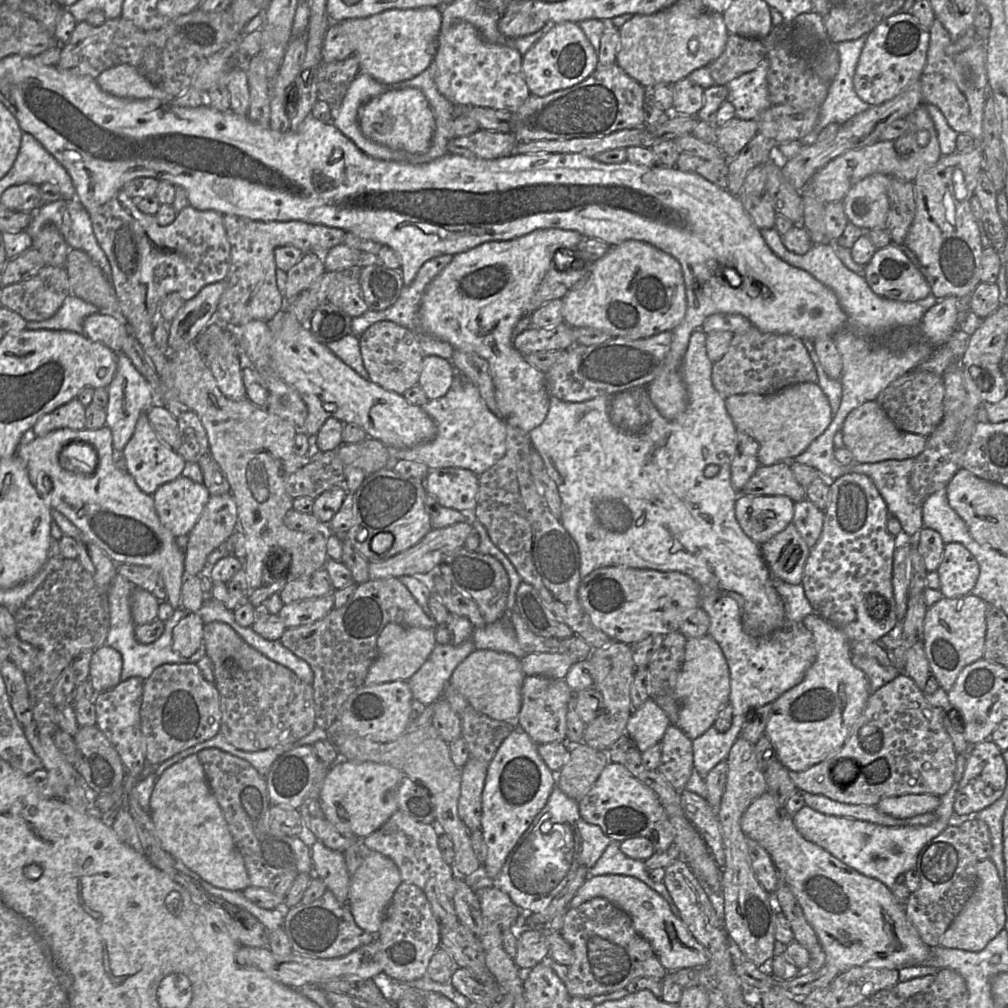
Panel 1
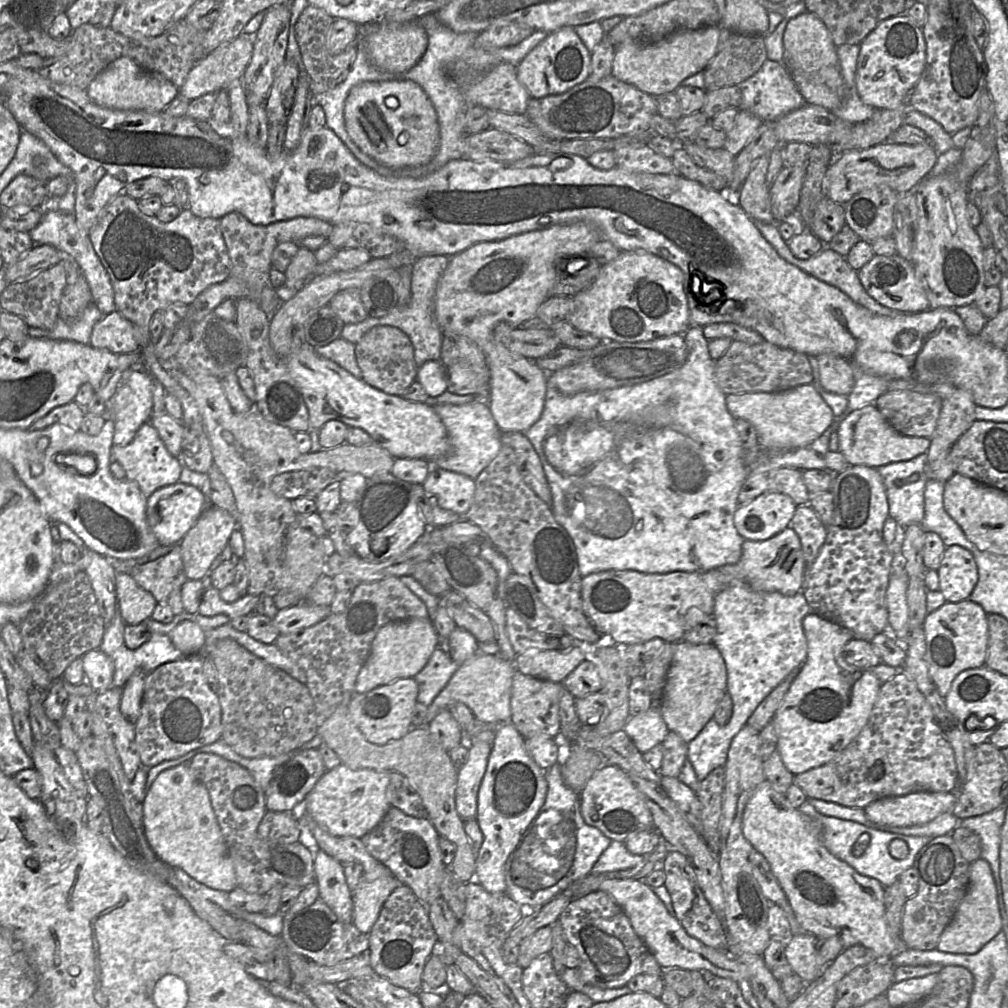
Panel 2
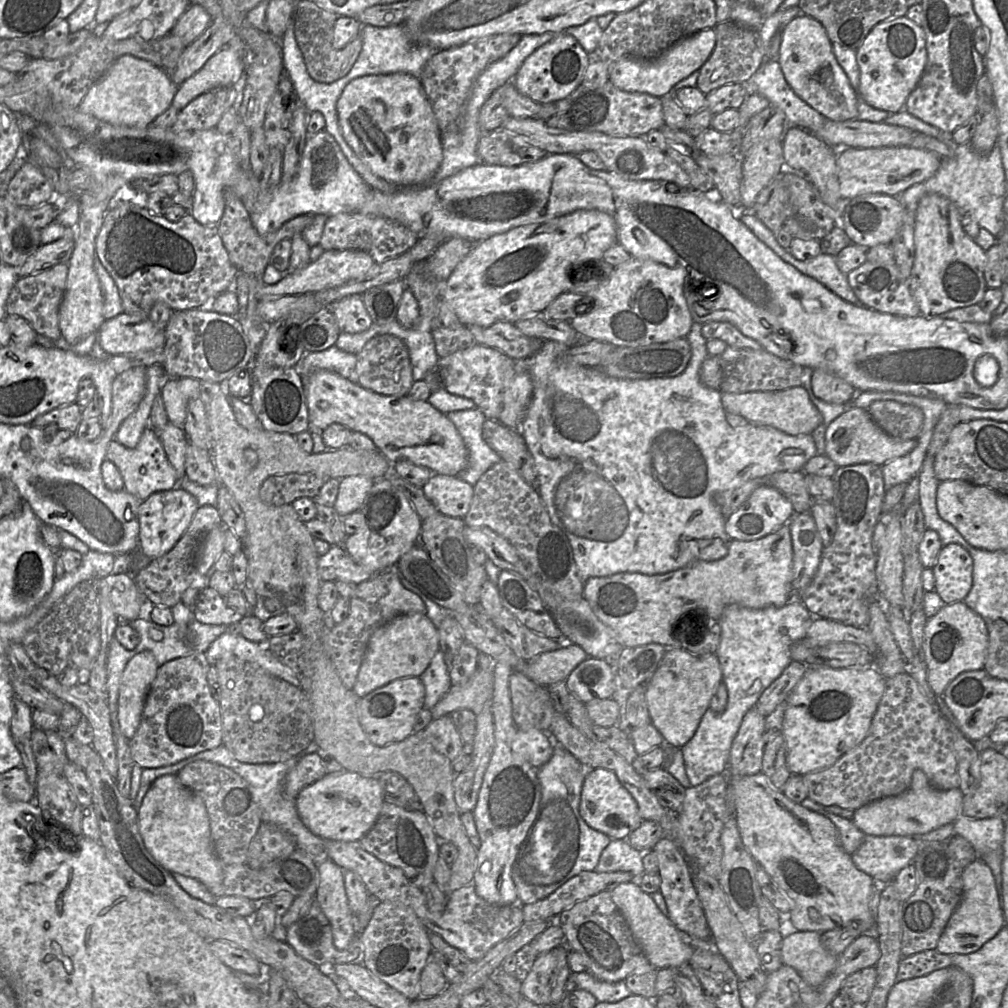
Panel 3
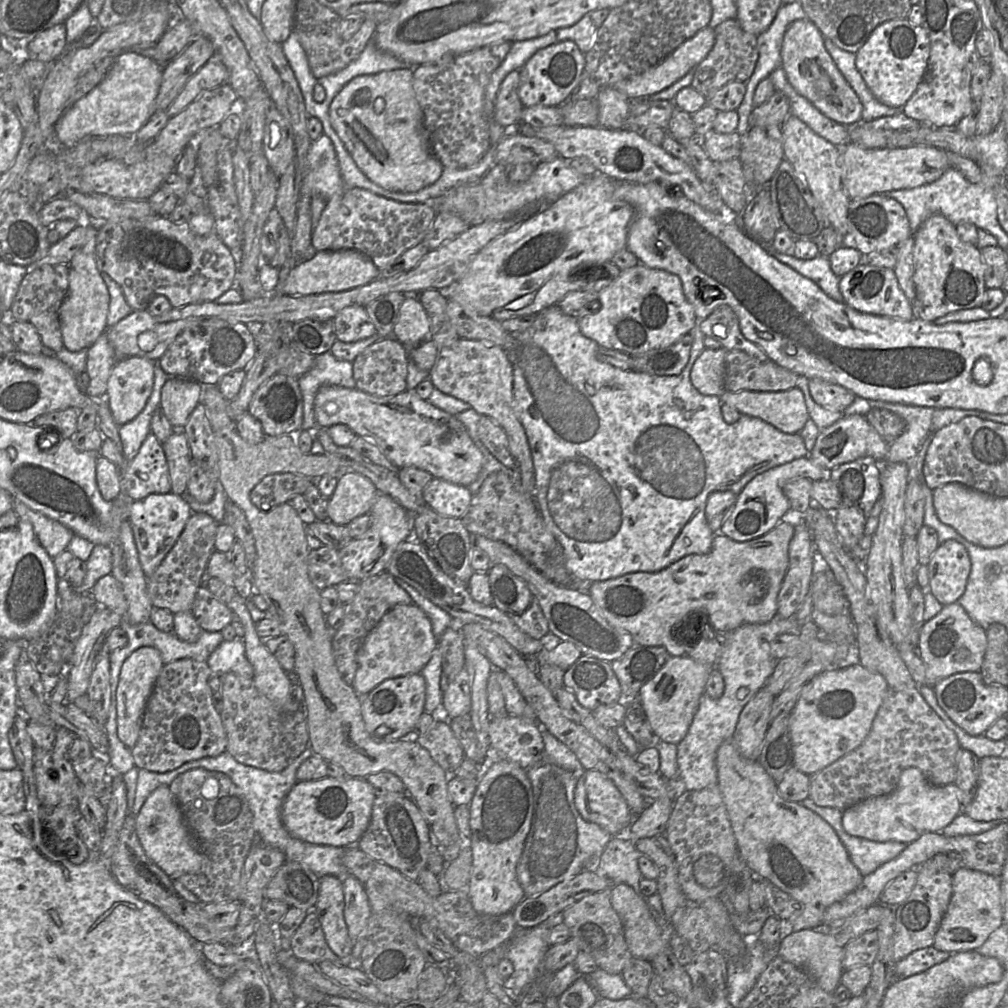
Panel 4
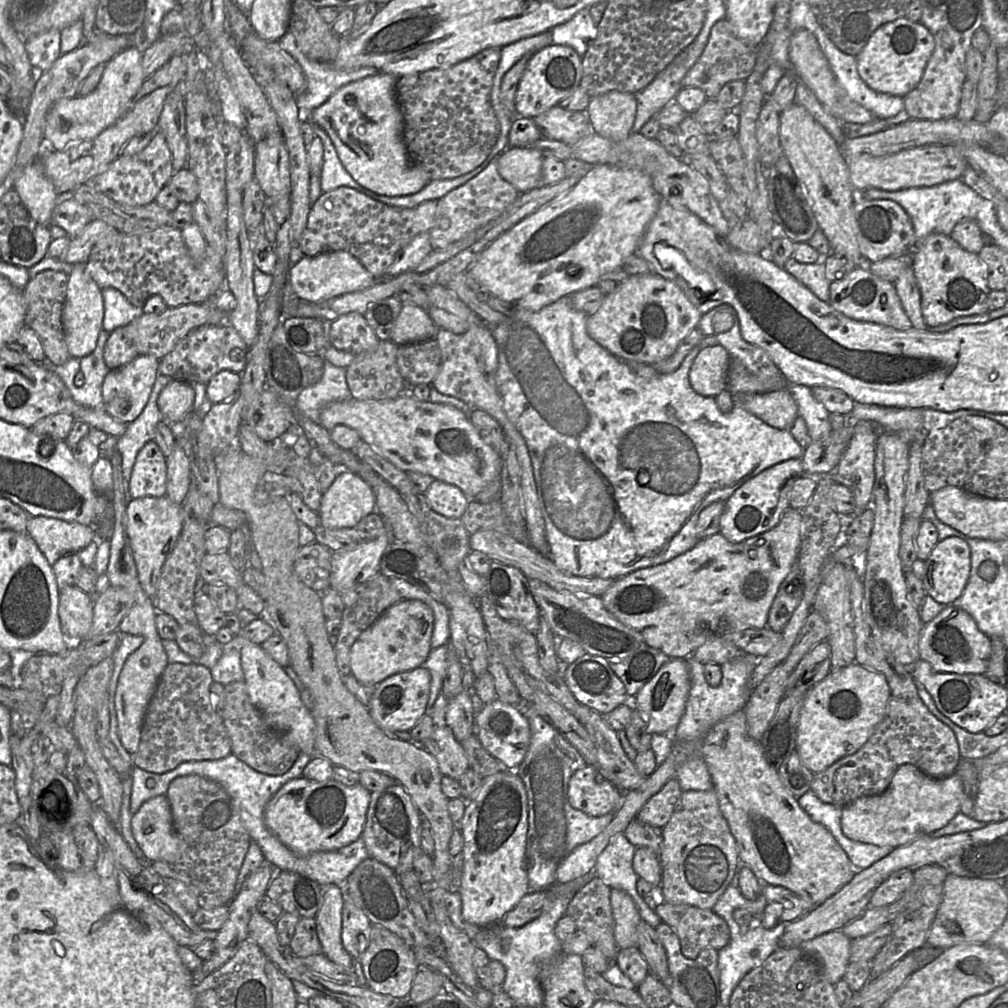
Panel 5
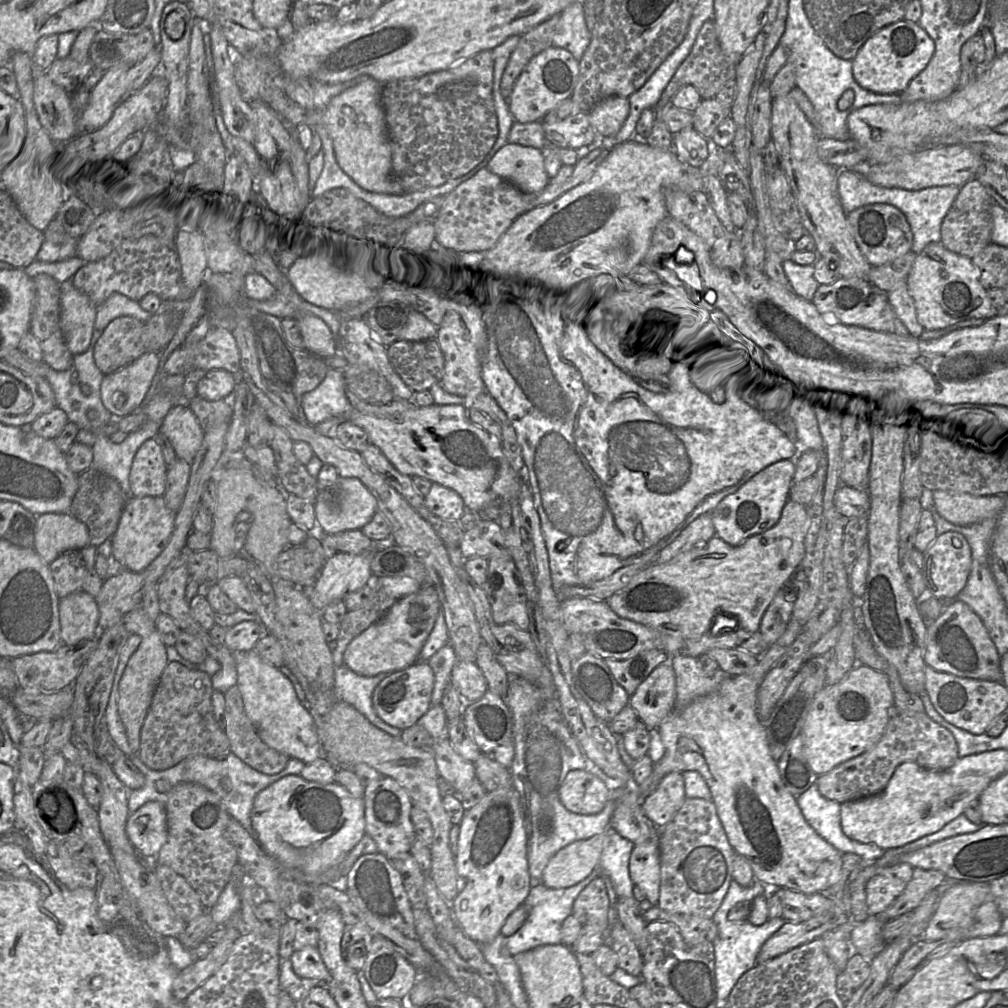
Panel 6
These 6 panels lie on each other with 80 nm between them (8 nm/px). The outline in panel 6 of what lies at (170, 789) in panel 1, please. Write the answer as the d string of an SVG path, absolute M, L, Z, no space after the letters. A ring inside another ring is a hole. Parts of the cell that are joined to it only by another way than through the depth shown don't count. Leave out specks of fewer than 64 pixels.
M157 801L146 802L129 814L125 831L130 843L139 854L147 860L156 858L167 841L165 805Z

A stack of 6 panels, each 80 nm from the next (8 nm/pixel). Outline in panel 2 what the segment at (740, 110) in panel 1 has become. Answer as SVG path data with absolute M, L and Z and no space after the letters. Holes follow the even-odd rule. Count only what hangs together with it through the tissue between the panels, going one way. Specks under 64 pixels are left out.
M767 59L754 75L741 82L738 87L742 95L738 109L747 110L762 121L776 121L806 104L782 62Z

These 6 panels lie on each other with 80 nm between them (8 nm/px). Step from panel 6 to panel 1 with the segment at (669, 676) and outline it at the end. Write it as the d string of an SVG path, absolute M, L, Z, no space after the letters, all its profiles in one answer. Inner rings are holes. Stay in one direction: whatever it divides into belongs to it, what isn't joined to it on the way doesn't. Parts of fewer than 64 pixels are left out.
M709 634L687 639L685 658L676 684L676 694L680 702L680 711L675 725L691 740L712 727L720 710L729 702L729 667L720 646Z

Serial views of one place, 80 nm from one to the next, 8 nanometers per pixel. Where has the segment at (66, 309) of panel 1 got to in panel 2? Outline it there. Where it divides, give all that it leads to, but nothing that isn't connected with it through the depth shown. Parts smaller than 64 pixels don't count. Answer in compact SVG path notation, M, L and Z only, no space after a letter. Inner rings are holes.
M92 302L85 308L82 315L76 321L67 323L59 317L52 329L29 327L29 336L90 344L93 326L103 316L97 305Z

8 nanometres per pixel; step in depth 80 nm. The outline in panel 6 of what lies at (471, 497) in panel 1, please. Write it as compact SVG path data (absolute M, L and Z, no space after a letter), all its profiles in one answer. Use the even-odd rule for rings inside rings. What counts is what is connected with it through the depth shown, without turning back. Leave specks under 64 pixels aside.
M433 483L424 497L425 505L436 516L451 521L459 521L466 507L461 496L454 490Z

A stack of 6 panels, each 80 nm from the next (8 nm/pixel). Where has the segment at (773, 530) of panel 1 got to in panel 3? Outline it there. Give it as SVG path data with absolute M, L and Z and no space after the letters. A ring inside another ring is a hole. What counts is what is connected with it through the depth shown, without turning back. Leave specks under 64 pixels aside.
M762 485L726 518L725 531L731 540L757 540L787 524L793 514L793 505L784 494Z

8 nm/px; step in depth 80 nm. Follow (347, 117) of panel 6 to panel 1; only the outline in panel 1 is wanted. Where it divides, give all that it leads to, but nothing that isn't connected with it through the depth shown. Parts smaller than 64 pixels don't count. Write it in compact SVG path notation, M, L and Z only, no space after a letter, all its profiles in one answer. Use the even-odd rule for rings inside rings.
M417 88L390 90L367 102L359 112L359 127L368 139L394 150L415 154L430 147L435 120L430 105Z

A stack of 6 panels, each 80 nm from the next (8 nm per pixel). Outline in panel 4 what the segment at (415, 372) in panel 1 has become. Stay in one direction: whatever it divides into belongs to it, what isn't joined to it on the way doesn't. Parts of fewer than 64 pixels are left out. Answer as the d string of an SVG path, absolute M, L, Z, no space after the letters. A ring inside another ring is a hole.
M396 339L379 340L365 348L353 361L355 388L379 397L395 396L407 389L408 351Z

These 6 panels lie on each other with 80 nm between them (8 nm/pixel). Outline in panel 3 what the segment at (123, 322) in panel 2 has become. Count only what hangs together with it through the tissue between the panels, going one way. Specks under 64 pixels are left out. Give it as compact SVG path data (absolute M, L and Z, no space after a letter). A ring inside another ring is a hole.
M126 312L104 320L97 335L102 349L108 355L127 355L154 350L164 347L166 341L165 328L156 326L149 317Z

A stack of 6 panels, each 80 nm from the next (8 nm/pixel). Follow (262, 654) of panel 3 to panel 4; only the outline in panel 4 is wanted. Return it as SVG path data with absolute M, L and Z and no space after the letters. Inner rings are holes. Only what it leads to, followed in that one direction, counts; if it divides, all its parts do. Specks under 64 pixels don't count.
M242 639L231 641L223 640L211 653L207 660L212 674L221 676L228 672L234 672L247 678L253 678L253 667L245 653L245 645Z

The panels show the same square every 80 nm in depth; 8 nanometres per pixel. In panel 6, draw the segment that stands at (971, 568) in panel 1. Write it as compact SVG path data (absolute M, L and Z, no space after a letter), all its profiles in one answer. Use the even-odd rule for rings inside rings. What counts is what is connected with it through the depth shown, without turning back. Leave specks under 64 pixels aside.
M957 532L938 535L923 553L922 572L927 594L941 602L954 598L966 585L971 570L971 550L966 539Z

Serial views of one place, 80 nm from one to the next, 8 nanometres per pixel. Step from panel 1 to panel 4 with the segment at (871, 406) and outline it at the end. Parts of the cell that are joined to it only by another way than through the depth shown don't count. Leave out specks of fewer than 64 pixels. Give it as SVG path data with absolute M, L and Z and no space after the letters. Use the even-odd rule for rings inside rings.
M853 414L842 416L837 422L823 429L808 457L811 461L829 470L841 464L854 461L862 457L872 457L879 462L886 461L889 444L876 432L863 415Z

